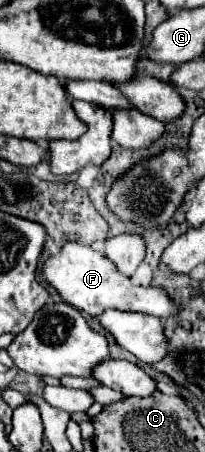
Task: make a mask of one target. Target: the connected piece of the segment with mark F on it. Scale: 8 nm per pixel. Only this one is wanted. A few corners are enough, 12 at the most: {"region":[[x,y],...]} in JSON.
{"region":[[68,241],[42,277],[88,315],[176,315],[158,287],[134,287],[98,251]]}

